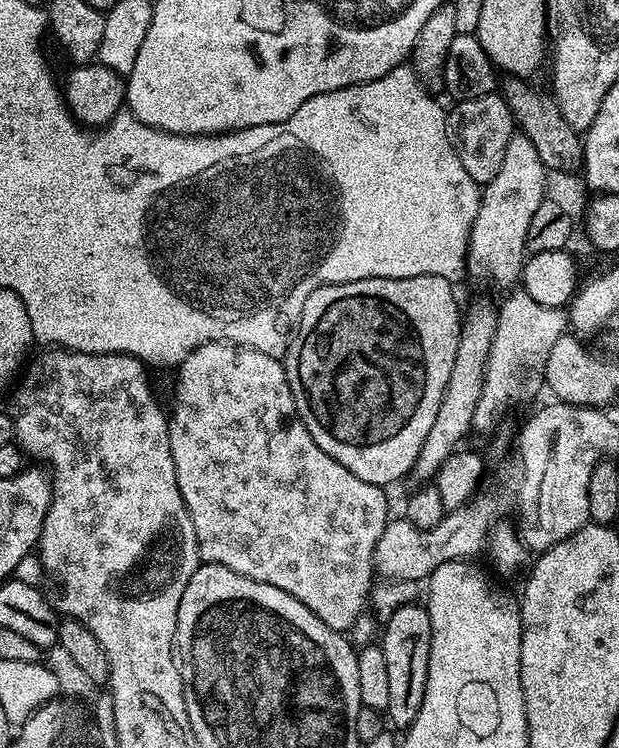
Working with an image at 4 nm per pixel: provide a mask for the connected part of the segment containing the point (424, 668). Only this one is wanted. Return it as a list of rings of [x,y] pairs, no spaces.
[[[409,602],[394,610],[394,614],[383,625],[382,647],[386,654],[386,670],[390,677],[390,702],[386,709],[387,719],[396,730],[407,730],[418,718],[428,677],[430,658],[430,614],[420,602]]]

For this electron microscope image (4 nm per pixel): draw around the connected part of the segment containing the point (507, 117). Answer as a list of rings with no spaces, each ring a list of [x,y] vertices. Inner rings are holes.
[[[499,91],[482,94],[482,98],[459,101],[455,107],[453,112],[451,109],[447,113],[452,144],[456,148],[458,158],[462,158],[462,166],[466,166],[466,174],[470,174],[476,184],[483,186],[488,184],[502,167],[506,145],[514,135],[512,111]]]

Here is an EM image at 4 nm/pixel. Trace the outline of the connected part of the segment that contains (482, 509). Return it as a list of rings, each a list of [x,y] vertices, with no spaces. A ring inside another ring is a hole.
[[[477,495],[475,499],[445,514],[442,522],[433,528],[416,528],[406,518],[389,519],[382,530],[378,542],[372,551],[372,563],[375,571],[380,572],[385,581],[414,580],[427,581],[428,575],[442,562],[451,560],[468,560],[485,551],[488,543],[488,533],[492,525],[501,519],[500,504],[492,496]]]

